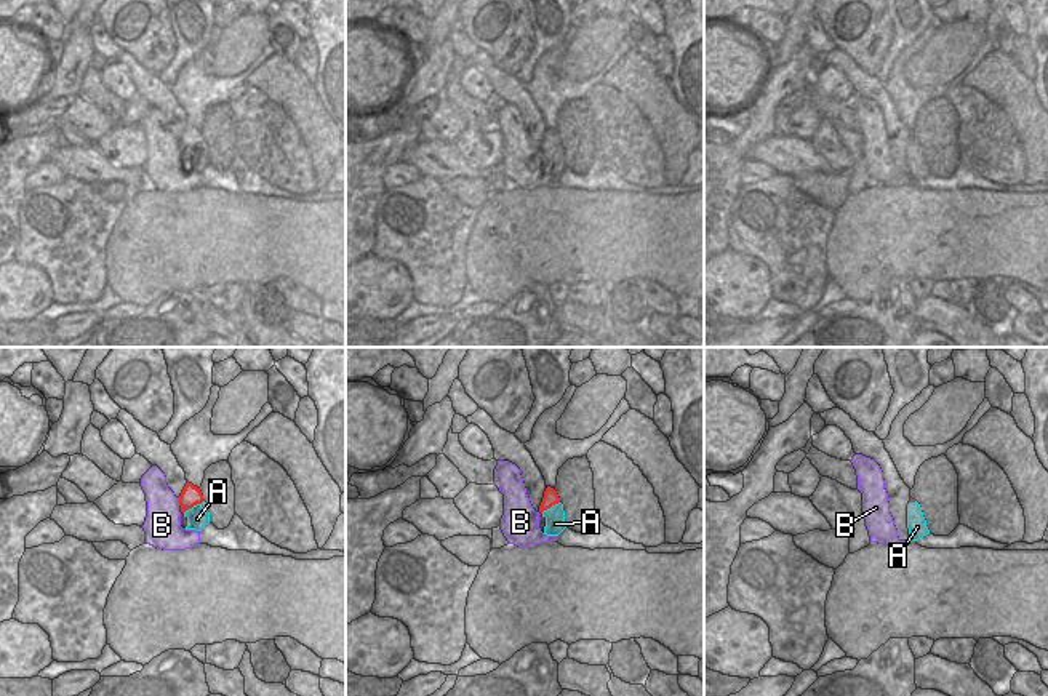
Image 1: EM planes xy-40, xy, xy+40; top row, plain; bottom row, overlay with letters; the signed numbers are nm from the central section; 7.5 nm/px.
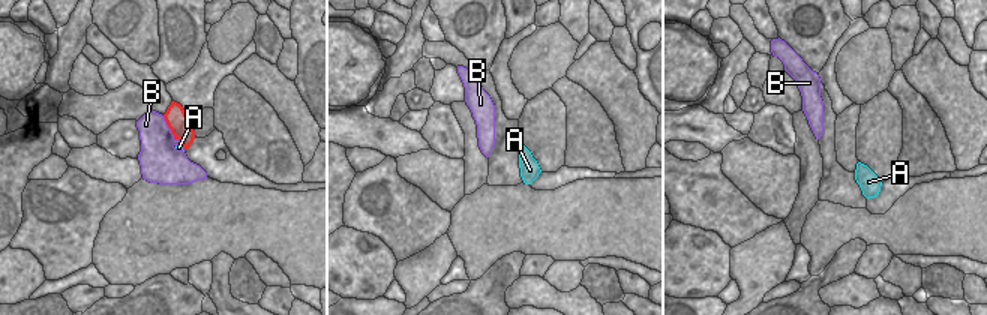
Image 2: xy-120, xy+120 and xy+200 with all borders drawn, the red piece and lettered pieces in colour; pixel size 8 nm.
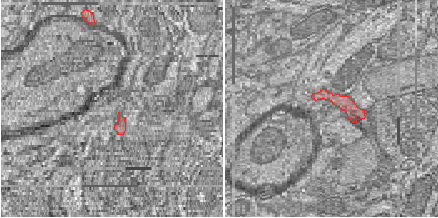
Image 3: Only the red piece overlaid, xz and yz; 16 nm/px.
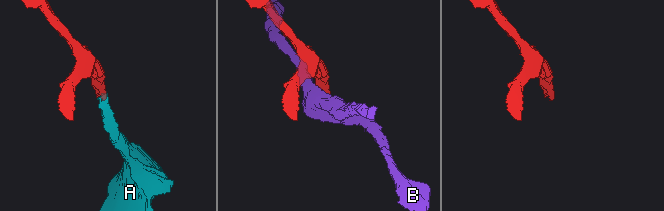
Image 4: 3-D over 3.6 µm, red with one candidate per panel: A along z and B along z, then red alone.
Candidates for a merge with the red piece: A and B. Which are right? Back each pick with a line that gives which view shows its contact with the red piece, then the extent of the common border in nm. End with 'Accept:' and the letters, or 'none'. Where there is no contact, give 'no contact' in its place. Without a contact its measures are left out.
A: xy-40 | 190 nm
Accept: A

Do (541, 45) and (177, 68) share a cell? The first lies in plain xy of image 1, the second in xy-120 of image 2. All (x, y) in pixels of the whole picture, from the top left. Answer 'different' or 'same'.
same

